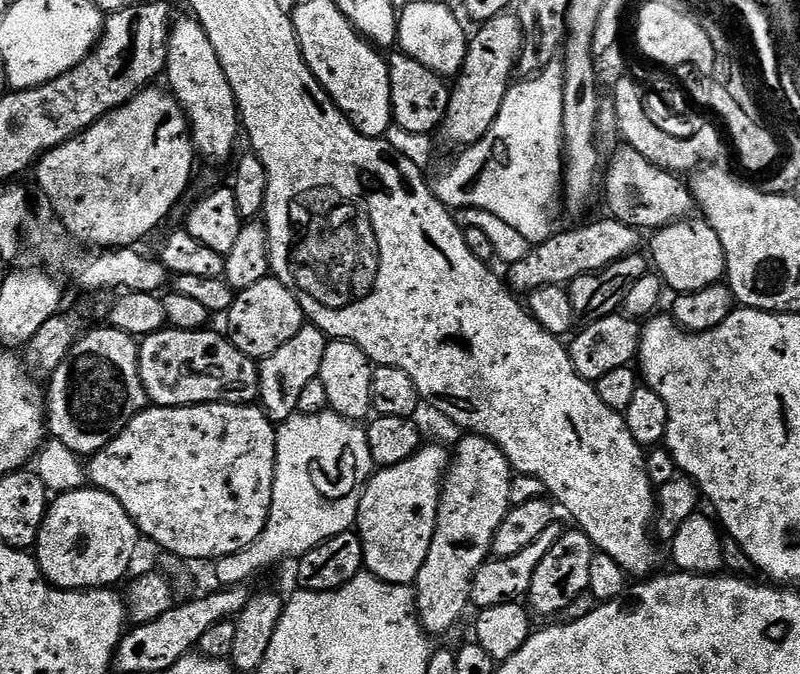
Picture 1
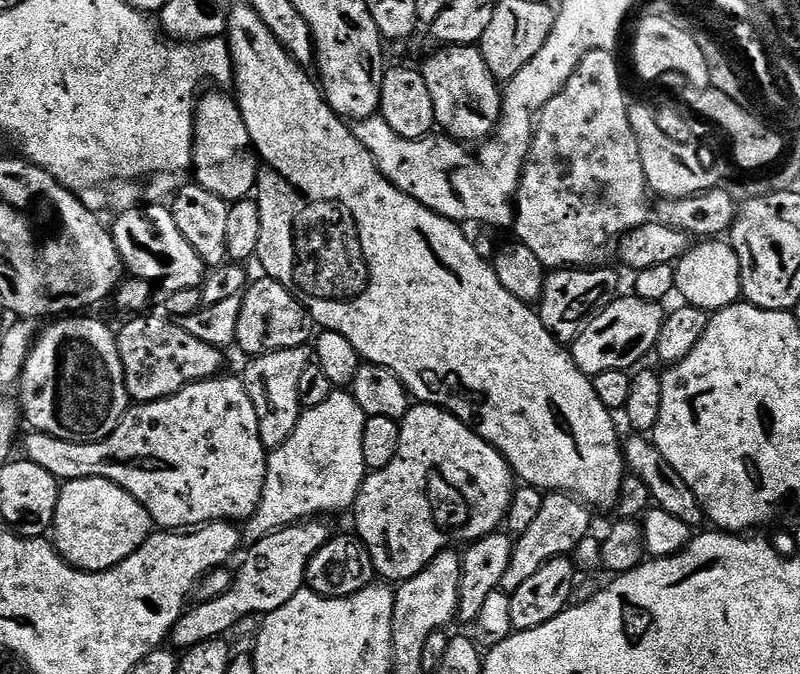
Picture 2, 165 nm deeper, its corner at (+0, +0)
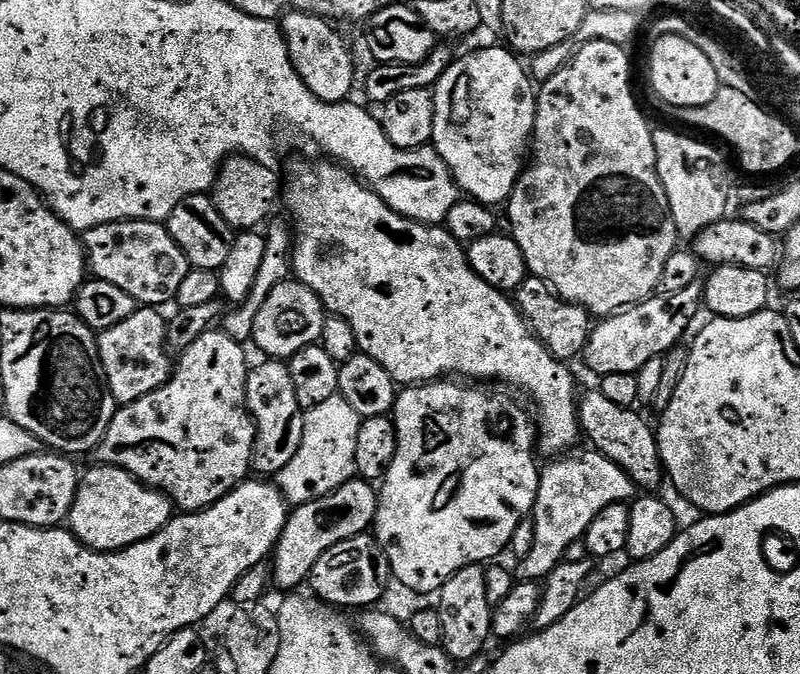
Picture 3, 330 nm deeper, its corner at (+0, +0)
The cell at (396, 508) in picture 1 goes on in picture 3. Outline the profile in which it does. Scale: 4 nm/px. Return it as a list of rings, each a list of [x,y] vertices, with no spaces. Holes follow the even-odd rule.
[[[447,379],[408,386],[397,395],[394,419],[396,421],[396,433],[398,434],[398,450],[394,454],[394,462],[390,462],[390,470],[384,476],[378,488],[379,500],[377,502],[376,522],[374,535],[380,543],[380,548],[388,559],[388,571],[391,579],[396,580],[404,588],[412,592],[439,593],[448,579],[458,570],[462,570],[471,564],[483,565],[497,559],[499,552],[509,547],[514,538],[514,530],[523,520],[529,519],[532,507],[538,494],[538,482],[541,469],[536,468],[536,456],[538,457],[538,428],[533,417],[515,400],[504,392],[495,392],[492,386],[469,386],[464,382],[449,382]]]

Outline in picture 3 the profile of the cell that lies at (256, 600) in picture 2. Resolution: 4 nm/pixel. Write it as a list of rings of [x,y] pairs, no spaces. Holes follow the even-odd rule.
[[[353,478],[314,502],[295,505],[289,511],[288,521],[274,549],[272,584],[292,588],[288,590],[299,589],[296,587],[311,577],[314,562],[318,562],[318,558],[322,558],[330,546],[363,536],[375,525],[378,500],[377,489],[369,481]]]

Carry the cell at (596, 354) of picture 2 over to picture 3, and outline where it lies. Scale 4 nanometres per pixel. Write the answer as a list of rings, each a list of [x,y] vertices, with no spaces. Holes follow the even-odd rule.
[[[699,283],[686,286],[686,290],[681,290],[679,294],[653,295],[651,298],[643,300],[641,304],[634,304],[622,312],[603,317],[588,334],[588,345],[584,347],[582,360],[588,363],[590,371],[596,372],[597,377],[606,374],[637,373],[642,366],[646,366],[646,362],[650,362],[650,358],[663,357],[665,352],[671,352],[673,348],[677,347],[683,341],[680,339],[687,334],[692,319],[699,312],[702,312],[702,288]]]

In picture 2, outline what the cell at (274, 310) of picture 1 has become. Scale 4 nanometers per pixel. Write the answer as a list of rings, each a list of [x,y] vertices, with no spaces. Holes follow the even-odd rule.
[[[253,279],[242,293],[235,347],[241,348],[248,358],[265,356],[267,352],[305,347],[314,336],[314,325],[308,311],[297,302],[294,294],[290,294],[290,290],[286,290],[286,286],[276,280],[259,279]]]

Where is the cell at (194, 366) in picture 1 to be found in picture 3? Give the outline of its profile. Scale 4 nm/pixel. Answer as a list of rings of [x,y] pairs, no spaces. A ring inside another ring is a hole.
[[[152,306],[137,307],[126,322],[118,322],[118,326],[110,326],[99,333],[102,375],[117,405],[129,404],[158,390],[172,377],[174,360],[167,345],[168,325],[166,316],[160,312],[163,311]]]

